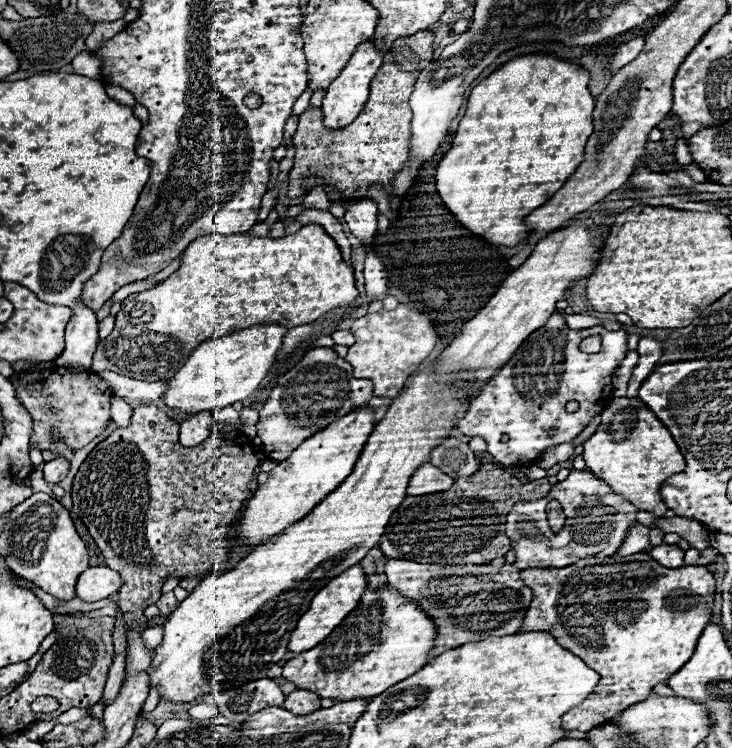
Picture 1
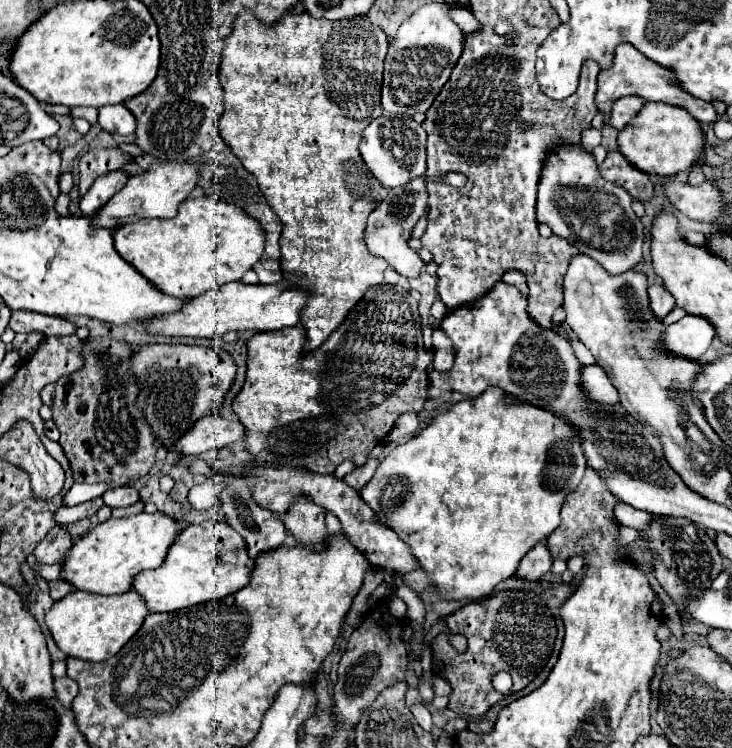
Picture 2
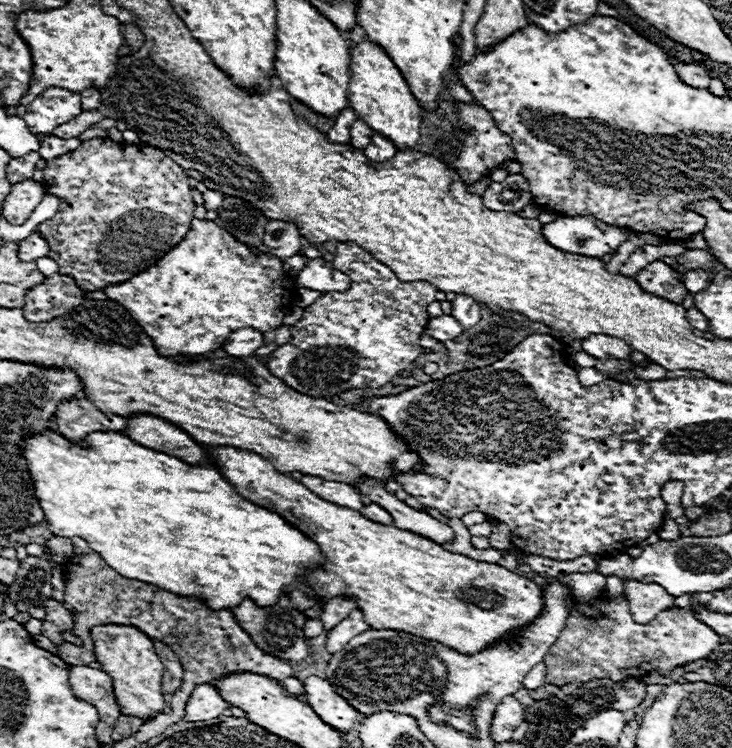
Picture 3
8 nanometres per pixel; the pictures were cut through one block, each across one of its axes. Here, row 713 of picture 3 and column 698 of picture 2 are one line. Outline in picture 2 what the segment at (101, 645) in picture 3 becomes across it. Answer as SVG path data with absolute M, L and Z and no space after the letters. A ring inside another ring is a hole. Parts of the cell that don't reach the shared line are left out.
M646 102L636 120L618 134L620 152L642 172L672 178L684 170L692 170L696 160L708 150L706 134L700 122L684 108L666 102Z

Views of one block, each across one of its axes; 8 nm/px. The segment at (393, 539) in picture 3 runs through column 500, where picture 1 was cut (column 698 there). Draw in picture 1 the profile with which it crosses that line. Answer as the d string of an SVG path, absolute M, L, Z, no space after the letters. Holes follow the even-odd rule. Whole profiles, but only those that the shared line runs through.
M646 552L632 556L614 554L608 558L584 558L566 568L526 568L520 576L526 586L532 588L534 598L518 632L550 632L560 646L582 658L600 674L594 692L588 694L580 706L574 706L562 716L562 726L566 730L588 732L628 706L646 700L656 684L666 682L690 660L704 626L712 618L714 576L704 566L664 568Z

